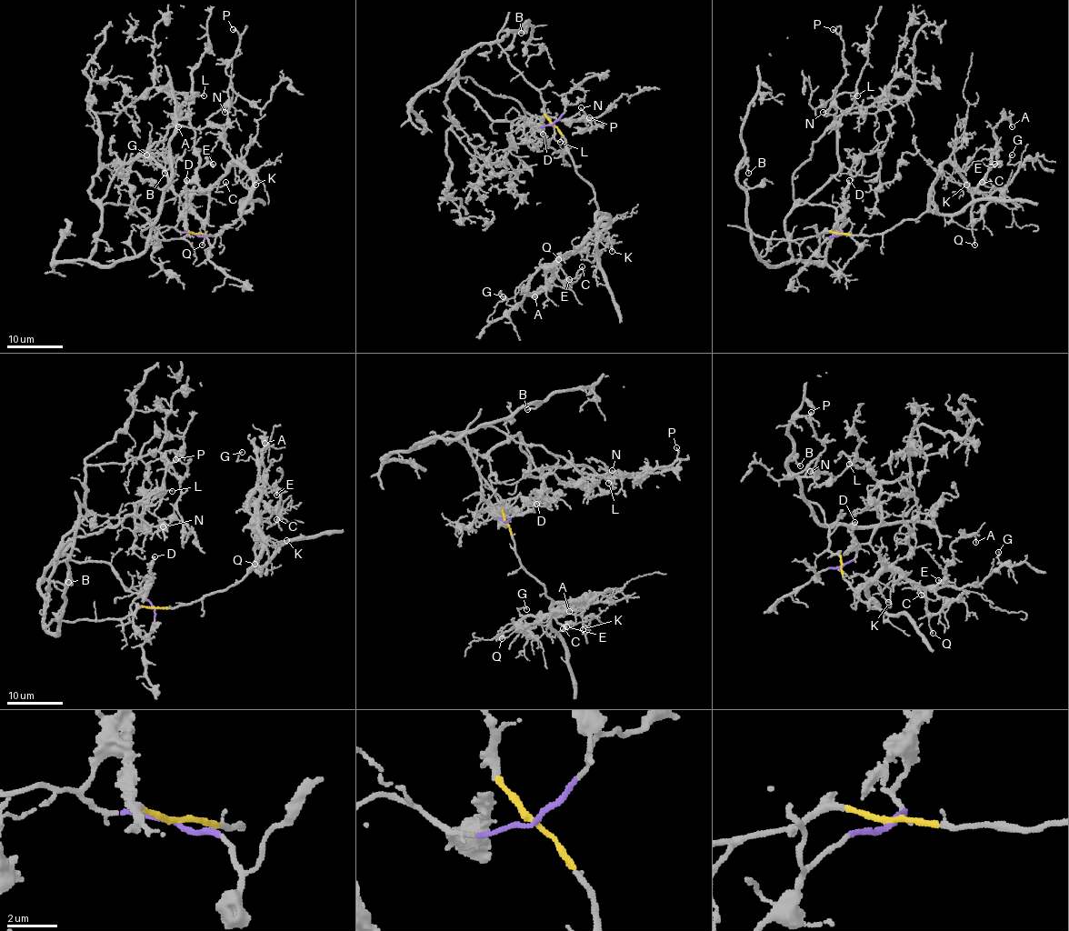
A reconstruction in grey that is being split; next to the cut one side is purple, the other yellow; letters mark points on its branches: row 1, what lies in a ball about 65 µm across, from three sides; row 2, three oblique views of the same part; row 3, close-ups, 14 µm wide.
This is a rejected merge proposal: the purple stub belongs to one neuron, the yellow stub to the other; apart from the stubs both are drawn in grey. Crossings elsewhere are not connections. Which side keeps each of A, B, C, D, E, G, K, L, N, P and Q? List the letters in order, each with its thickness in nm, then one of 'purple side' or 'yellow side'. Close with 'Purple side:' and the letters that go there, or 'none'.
A: calibre 120 nm; yellow side
B: calibre 120 nm; purple side
C: calibre 110 nm; yellow side
D: calibre 180 nm; purple side
E: calibre 100 nm; yellow side
G: calibre 80 nm; yellow side
K: calibre 110 nm; yellow side
L: calibre 110 nm; purple side
N: calibre 130 nm; purple side
P: calibre 140 nm; purple side
Q: calibre 110 nm; yellow side
Purple side: B, D, L, N, P

